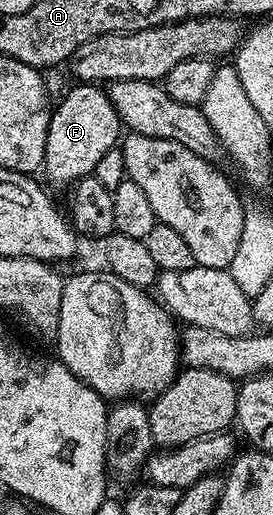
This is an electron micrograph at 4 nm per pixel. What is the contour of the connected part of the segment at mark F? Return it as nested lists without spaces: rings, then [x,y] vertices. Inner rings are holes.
[[[80,82],[72,86],[74,88],[58,104],[56,101],[49,117],[43,165],[44,175],[49,175],[50,182],[64,186],[72,186],[85,176],[93,175],[103,154],[118,147],[123,136],[121,119],[115,106],[111,106],[111,98],[104,87]]]

